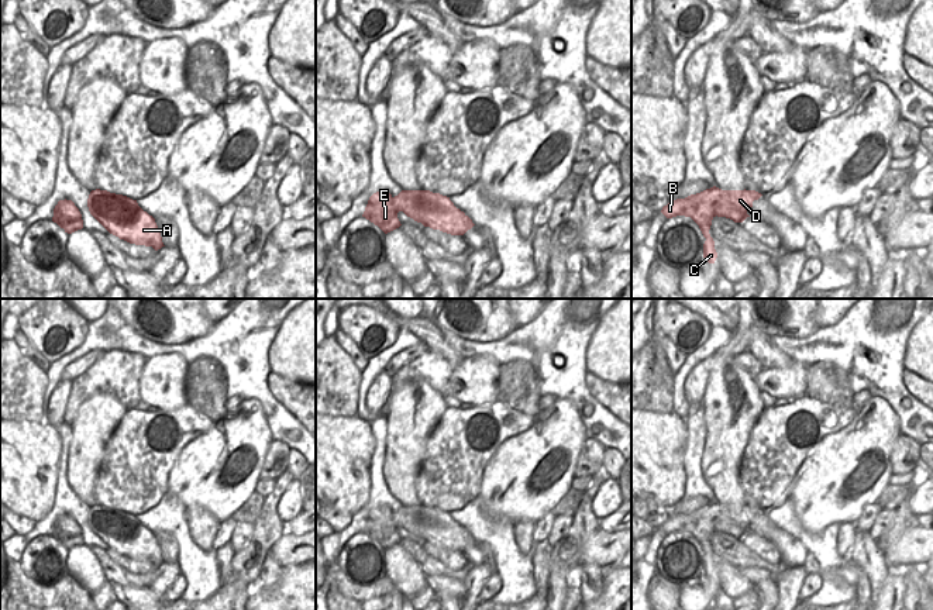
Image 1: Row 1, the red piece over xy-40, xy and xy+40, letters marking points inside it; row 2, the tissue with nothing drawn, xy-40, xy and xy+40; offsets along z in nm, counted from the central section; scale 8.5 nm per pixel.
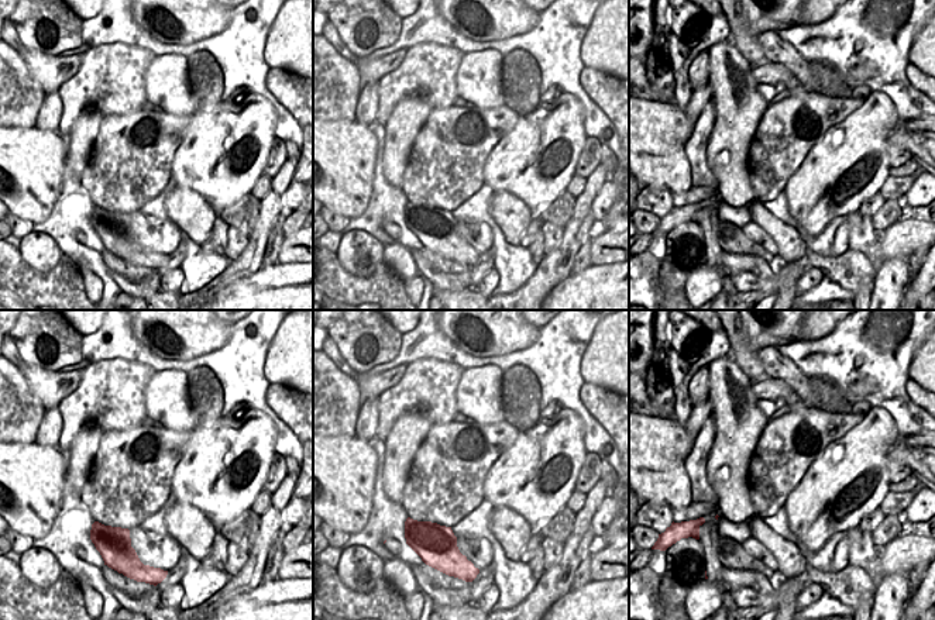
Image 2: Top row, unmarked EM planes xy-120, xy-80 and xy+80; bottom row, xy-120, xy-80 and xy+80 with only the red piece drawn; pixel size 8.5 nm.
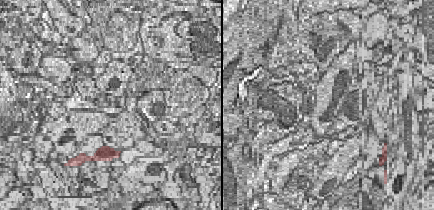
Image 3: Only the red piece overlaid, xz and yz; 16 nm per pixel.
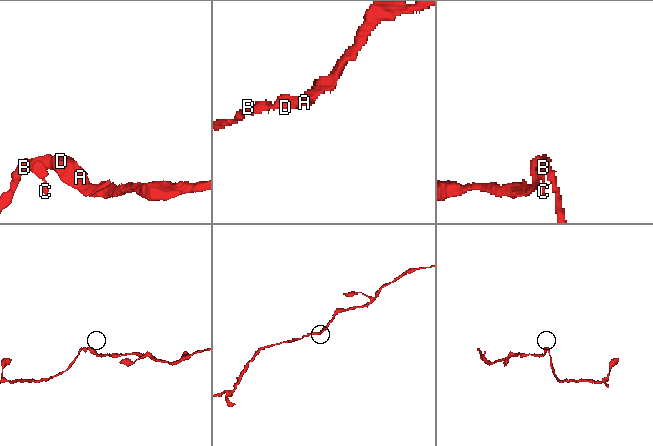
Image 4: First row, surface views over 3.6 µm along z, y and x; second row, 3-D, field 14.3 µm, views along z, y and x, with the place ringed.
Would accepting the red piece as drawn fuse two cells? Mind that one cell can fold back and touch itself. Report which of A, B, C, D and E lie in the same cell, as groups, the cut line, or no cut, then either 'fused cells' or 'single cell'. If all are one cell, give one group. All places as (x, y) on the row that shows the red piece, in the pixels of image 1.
groups A B C D E; cut none; single cell

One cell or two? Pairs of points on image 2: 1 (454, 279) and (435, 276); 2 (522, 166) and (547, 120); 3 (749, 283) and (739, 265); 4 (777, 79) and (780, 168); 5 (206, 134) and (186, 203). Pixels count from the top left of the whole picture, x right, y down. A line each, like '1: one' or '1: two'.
1: one
2: one
3: two
4: two
5: two

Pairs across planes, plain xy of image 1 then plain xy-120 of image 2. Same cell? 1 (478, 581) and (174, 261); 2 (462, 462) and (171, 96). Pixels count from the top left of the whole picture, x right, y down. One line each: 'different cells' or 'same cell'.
1: same cell
2: different cells

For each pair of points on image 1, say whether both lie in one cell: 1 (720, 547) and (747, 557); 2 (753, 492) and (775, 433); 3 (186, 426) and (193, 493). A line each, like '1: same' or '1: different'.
1: same
2: same
3: different

